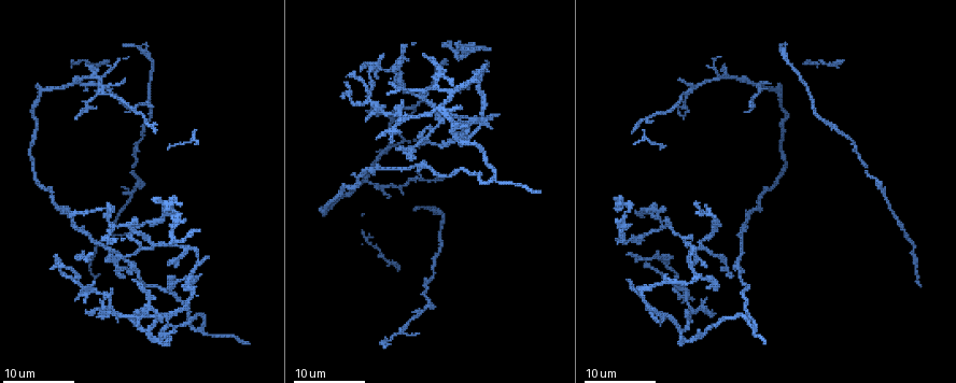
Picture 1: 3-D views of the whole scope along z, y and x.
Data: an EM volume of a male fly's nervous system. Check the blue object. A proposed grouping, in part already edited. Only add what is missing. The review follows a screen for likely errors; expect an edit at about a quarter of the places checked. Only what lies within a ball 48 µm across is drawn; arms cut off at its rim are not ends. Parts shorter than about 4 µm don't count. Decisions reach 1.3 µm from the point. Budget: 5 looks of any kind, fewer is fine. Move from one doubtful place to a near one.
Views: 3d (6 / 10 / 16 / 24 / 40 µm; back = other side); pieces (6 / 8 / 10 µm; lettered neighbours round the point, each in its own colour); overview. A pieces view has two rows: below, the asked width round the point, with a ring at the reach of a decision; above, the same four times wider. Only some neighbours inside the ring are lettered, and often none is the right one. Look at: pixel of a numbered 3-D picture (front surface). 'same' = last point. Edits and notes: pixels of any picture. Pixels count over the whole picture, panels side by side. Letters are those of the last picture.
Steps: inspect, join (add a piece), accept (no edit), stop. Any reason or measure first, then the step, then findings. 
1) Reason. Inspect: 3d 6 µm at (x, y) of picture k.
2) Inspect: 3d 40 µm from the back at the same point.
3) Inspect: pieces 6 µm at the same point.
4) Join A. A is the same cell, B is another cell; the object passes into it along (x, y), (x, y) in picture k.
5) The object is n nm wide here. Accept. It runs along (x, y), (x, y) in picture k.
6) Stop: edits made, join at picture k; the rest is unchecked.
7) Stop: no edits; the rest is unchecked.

Branch stops here. Inspect: 3d 16 µm at (700, 212) of picture 1.

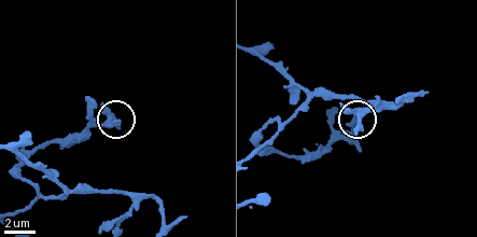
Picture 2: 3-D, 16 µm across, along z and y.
Inspect: pieces 8 µm at (120, 120) of picture 2.

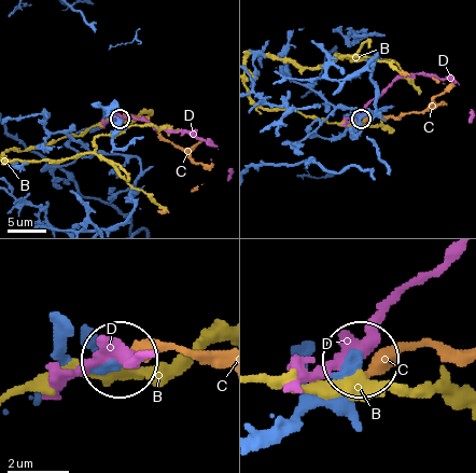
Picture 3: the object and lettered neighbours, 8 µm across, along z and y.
The object is 310 nm wide here. Accept. B, C and D are other cells; it runs along (262, 441), (278, 437), (324, 402), (360, 358) in picture 3; no lettered piece goes on from it.

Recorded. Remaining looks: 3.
Thin end. Inspect: 3d 16 µm at (496, 117) of picture 1.

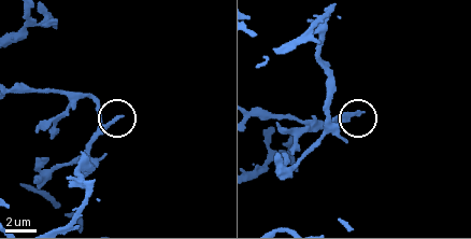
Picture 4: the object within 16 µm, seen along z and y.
Inspect: pieces 10 µm at (120, 117) of picture 4.

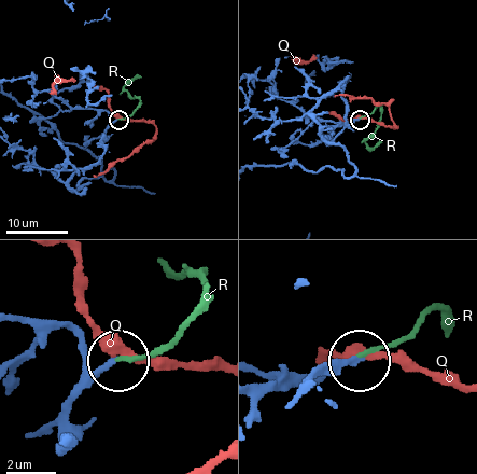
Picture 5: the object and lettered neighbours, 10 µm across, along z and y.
The object is 200 nm wide here. Join R. R is the same cell, Q is another cell; the object passes into it along (308, 382), (394, 343), (431, 310), (442, 314), (444, 326) in picture 5; it goes on there.

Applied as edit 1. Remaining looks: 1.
Stop: edits made, join at picture 5; the rest is unchecked.

